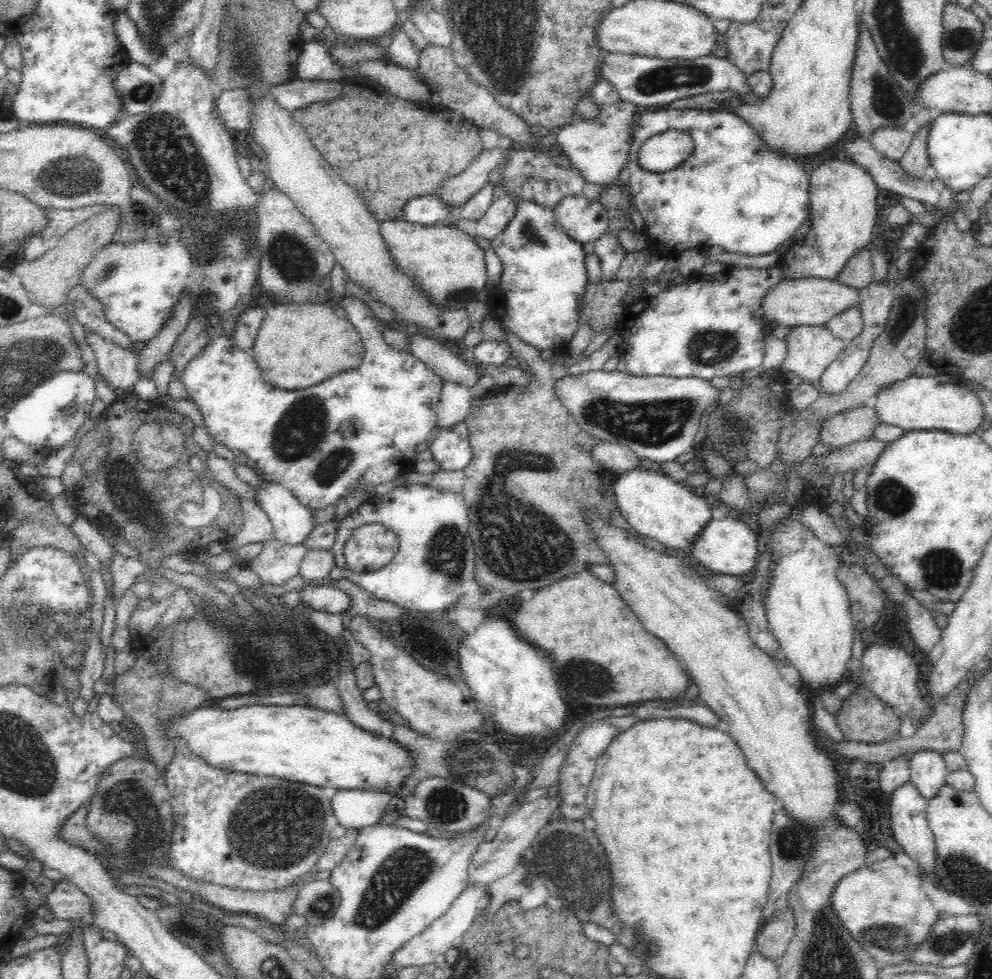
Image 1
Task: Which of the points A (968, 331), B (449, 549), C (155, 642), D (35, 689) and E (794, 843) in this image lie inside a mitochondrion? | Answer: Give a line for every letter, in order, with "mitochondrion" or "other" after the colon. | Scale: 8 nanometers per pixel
A: mitochondrion
B: mitochondrion
C: other
D: other
E: mitochondrion

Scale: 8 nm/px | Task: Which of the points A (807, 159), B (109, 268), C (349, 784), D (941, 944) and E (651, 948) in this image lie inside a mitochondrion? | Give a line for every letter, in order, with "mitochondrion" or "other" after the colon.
A: other
B: mitochondrion
C: other
D: mitochondrion
E: mitochondrion

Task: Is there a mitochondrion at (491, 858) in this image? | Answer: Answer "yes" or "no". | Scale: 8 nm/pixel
no

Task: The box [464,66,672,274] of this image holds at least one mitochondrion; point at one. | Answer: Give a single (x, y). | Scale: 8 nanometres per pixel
(530, 233)

